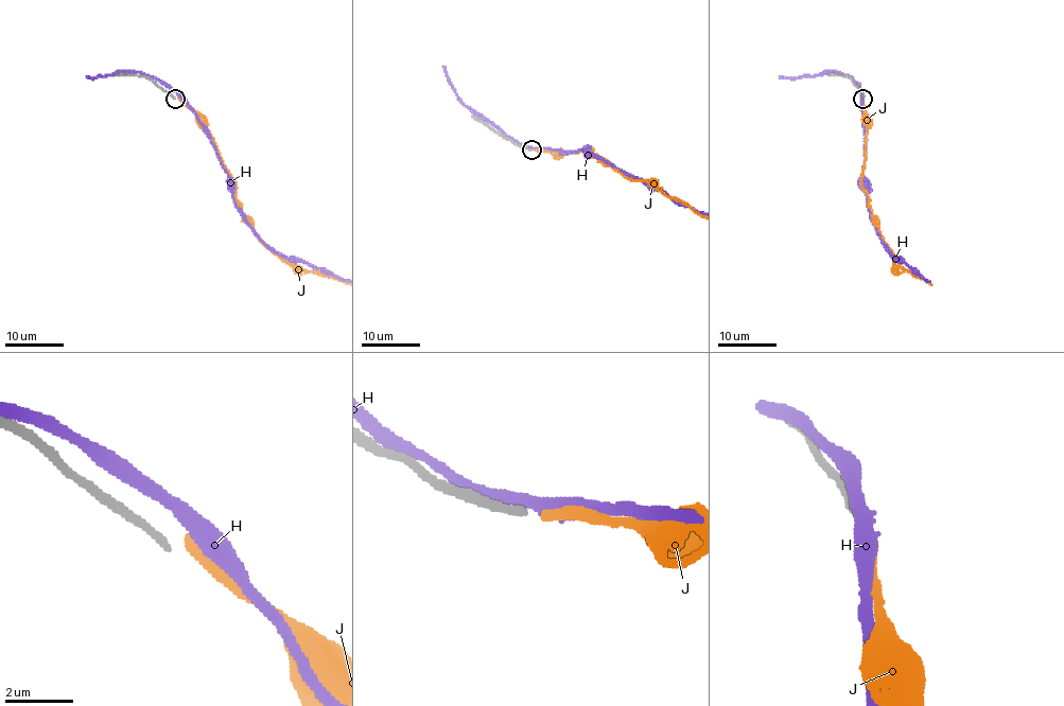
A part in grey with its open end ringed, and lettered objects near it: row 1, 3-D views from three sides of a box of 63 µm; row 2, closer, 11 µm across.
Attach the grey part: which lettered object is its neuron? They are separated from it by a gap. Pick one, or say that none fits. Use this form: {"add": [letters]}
{"add": []}

